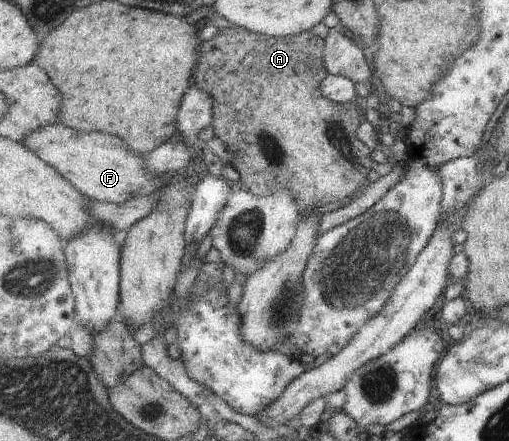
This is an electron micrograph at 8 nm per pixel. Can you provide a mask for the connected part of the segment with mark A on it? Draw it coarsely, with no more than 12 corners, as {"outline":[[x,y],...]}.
{"outline":[[243,27],[193,82],[257,196],[302,216],[379,170],[363,111],[321,92],[325,39]]}

